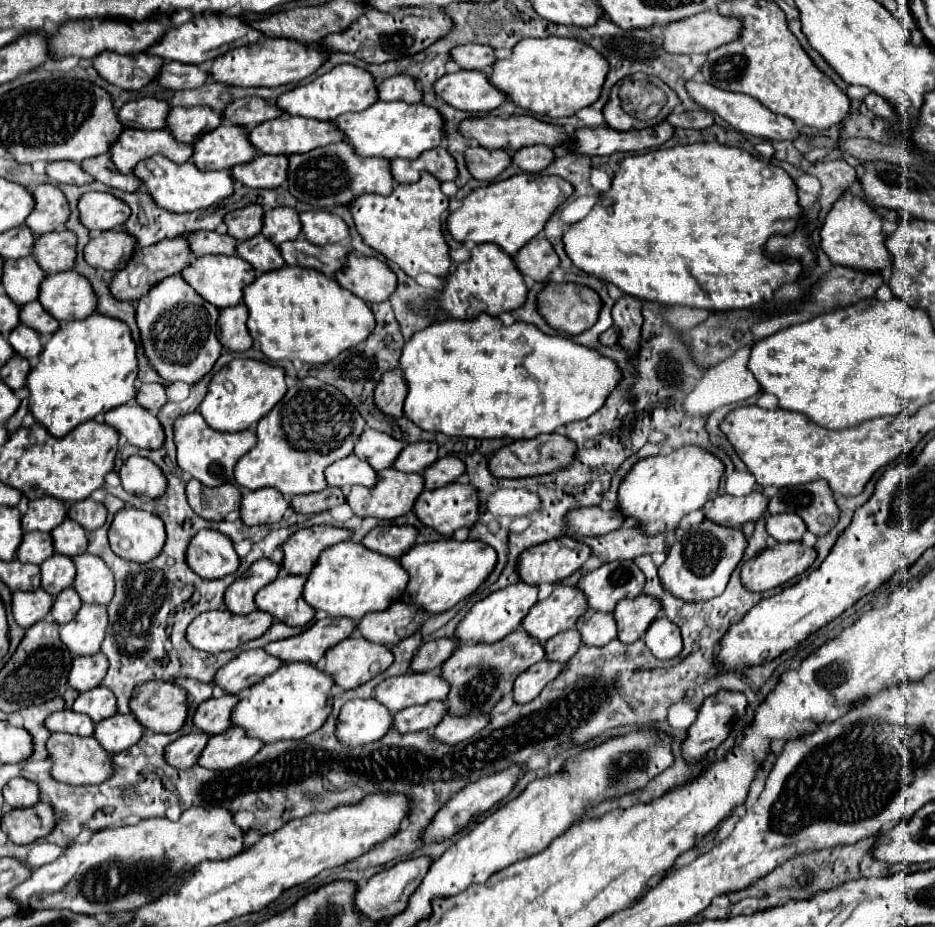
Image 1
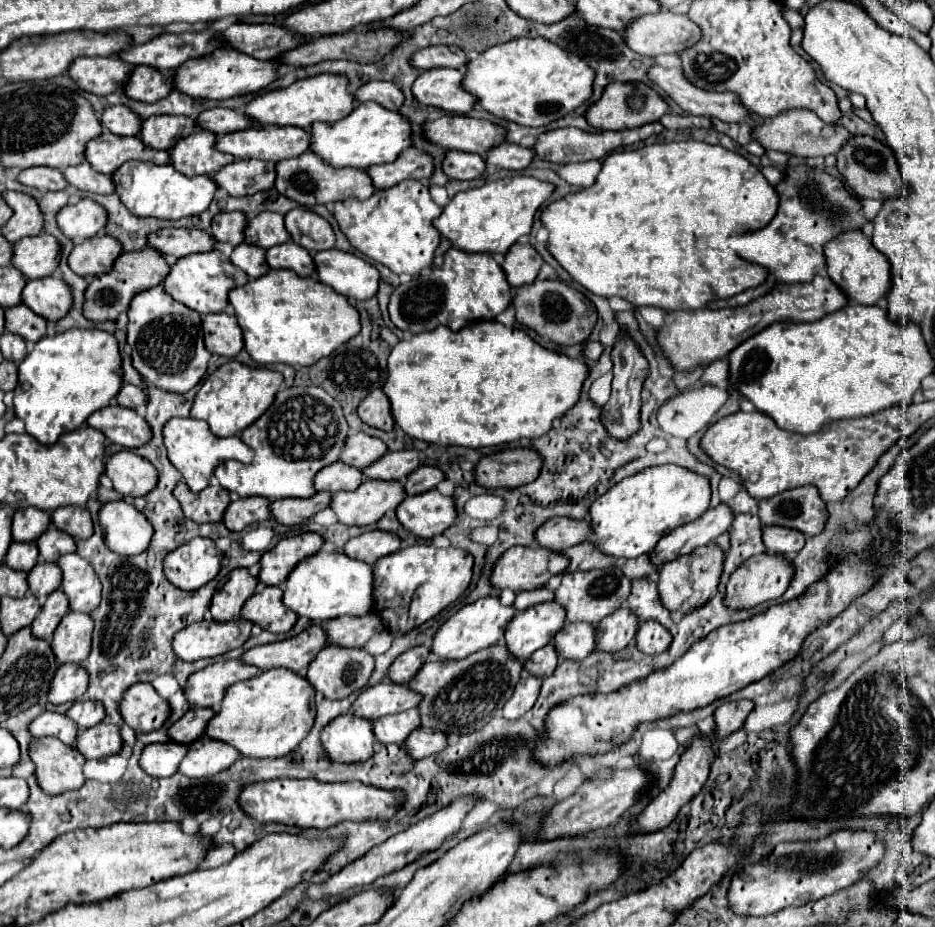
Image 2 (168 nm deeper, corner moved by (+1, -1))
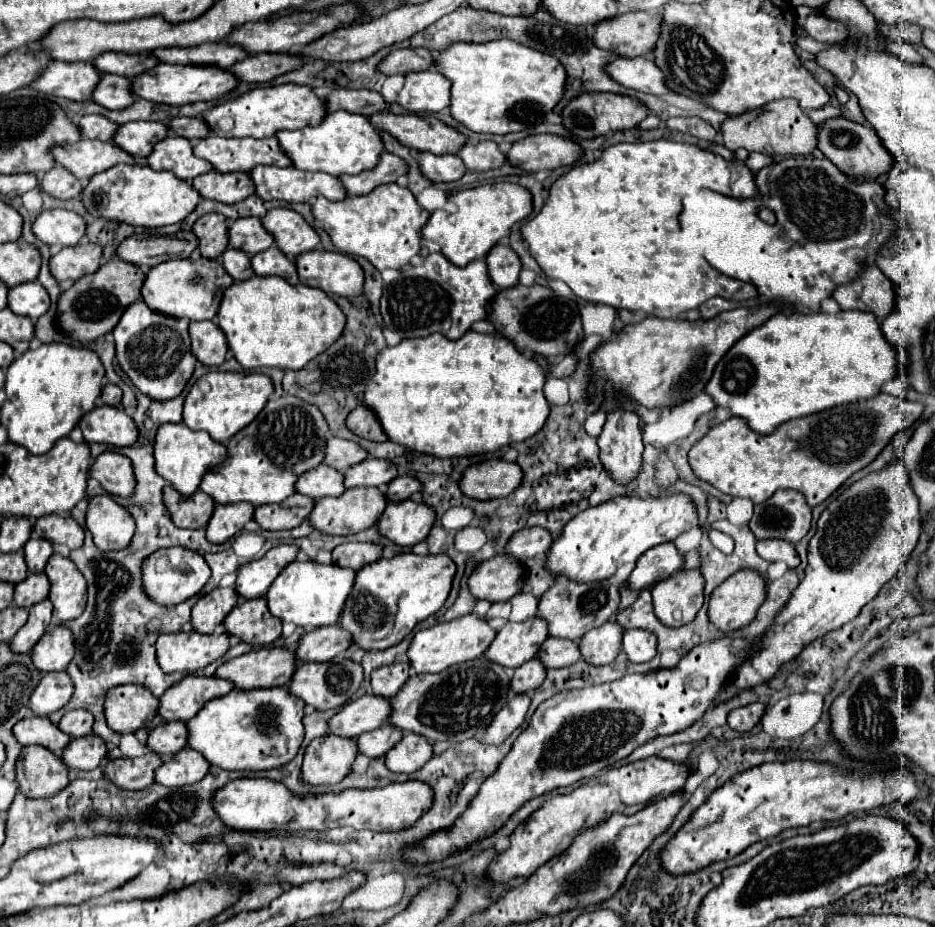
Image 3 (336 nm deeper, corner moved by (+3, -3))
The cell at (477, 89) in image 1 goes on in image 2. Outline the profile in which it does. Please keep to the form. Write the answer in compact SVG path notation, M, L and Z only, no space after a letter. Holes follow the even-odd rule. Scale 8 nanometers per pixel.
M434 68L422 72L412 86L412 92L420 104L436 106L446 112L466 114L478 100L468 90L462 90L462 74L452 68Z

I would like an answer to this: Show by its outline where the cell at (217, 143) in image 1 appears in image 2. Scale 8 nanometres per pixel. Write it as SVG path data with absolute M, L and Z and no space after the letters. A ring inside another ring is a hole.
M194 130L188 138L178 140L174 150L170 150L174 168L186 176L212 176L214 172L222 170L234 158L230 158L230 154L214 150L214 142L216 134L210 134L208 130Z

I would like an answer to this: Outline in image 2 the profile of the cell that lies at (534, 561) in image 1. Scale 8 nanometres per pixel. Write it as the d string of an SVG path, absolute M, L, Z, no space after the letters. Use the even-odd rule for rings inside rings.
M514 546L496 562L492 584L496 588L534 590L542 588L550 576L562 574L570 558L542 546Z

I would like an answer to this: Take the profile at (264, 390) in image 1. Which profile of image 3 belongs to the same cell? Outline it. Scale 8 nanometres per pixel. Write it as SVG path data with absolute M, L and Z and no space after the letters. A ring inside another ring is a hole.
M210 372L196 380L184 398L182 422L192 430L206 430L216 442L226 444L236 432L246 428L264 408L268 396L274 392L272 380L258 372Z

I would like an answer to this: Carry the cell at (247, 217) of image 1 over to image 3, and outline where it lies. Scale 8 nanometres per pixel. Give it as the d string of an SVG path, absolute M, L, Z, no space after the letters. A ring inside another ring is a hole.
M220 214L200 216L200 220L192 224L192 232L198 238L198 250L204 258L218 258L228 246L226 218Z

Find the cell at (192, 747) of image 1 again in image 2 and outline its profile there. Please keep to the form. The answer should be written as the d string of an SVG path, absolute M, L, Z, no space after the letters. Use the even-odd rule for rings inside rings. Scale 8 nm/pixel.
M164 742L164 744L150 744L142 750L140 766L146 774L154 778L172 776L178 772L178 766L182 758L186 756L188 746L182 746L178 742Z

